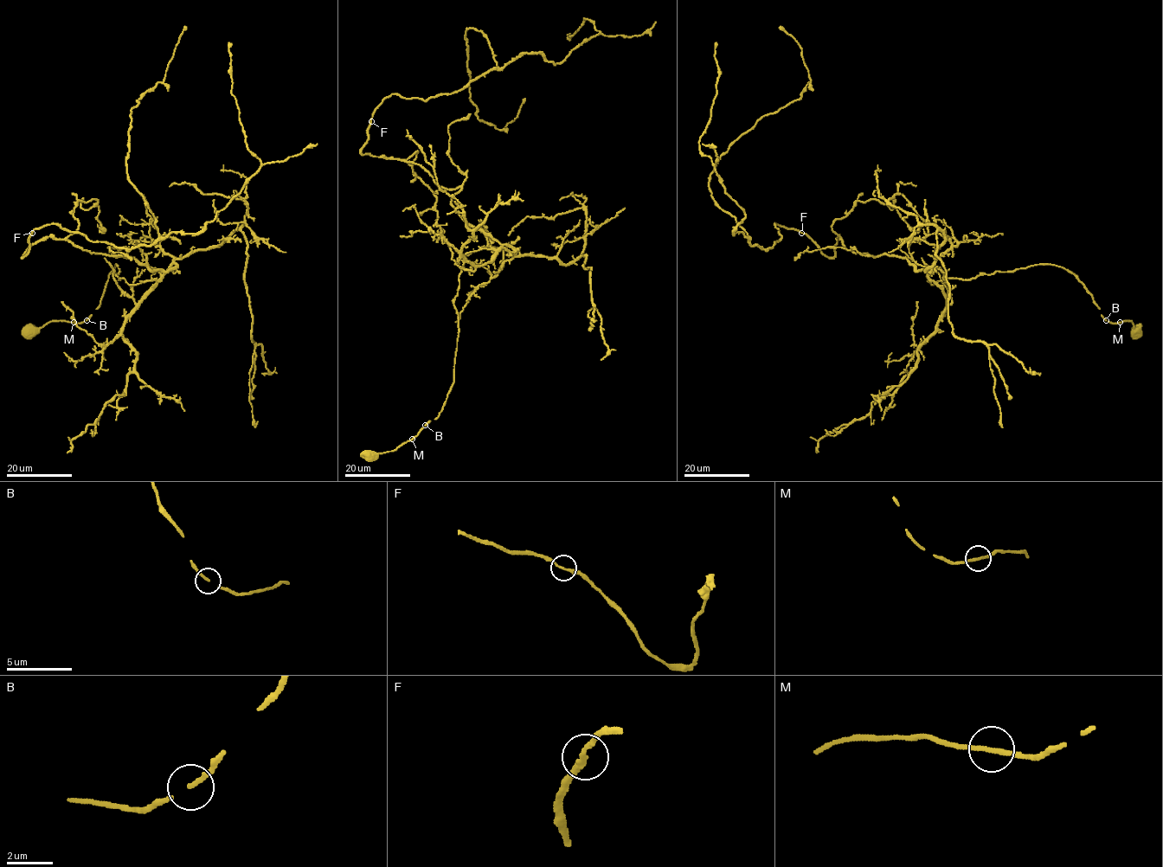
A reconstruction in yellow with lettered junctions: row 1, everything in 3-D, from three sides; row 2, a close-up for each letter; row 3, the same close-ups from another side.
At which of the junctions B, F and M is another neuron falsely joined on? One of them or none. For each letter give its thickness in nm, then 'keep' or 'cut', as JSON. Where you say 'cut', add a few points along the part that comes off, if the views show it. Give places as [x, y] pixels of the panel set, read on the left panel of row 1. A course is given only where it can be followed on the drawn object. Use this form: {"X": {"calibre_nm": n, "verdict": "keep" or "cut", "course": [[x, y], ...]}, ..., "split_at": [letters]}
{"B": {"calibre_nm": 150, "verdict": "keep"}, "F": {"calibre_nm": 200, "verdict": "keep"}, "M": {"calibre_nm": 190, "verdict": "keep"}, "split_at": []}

